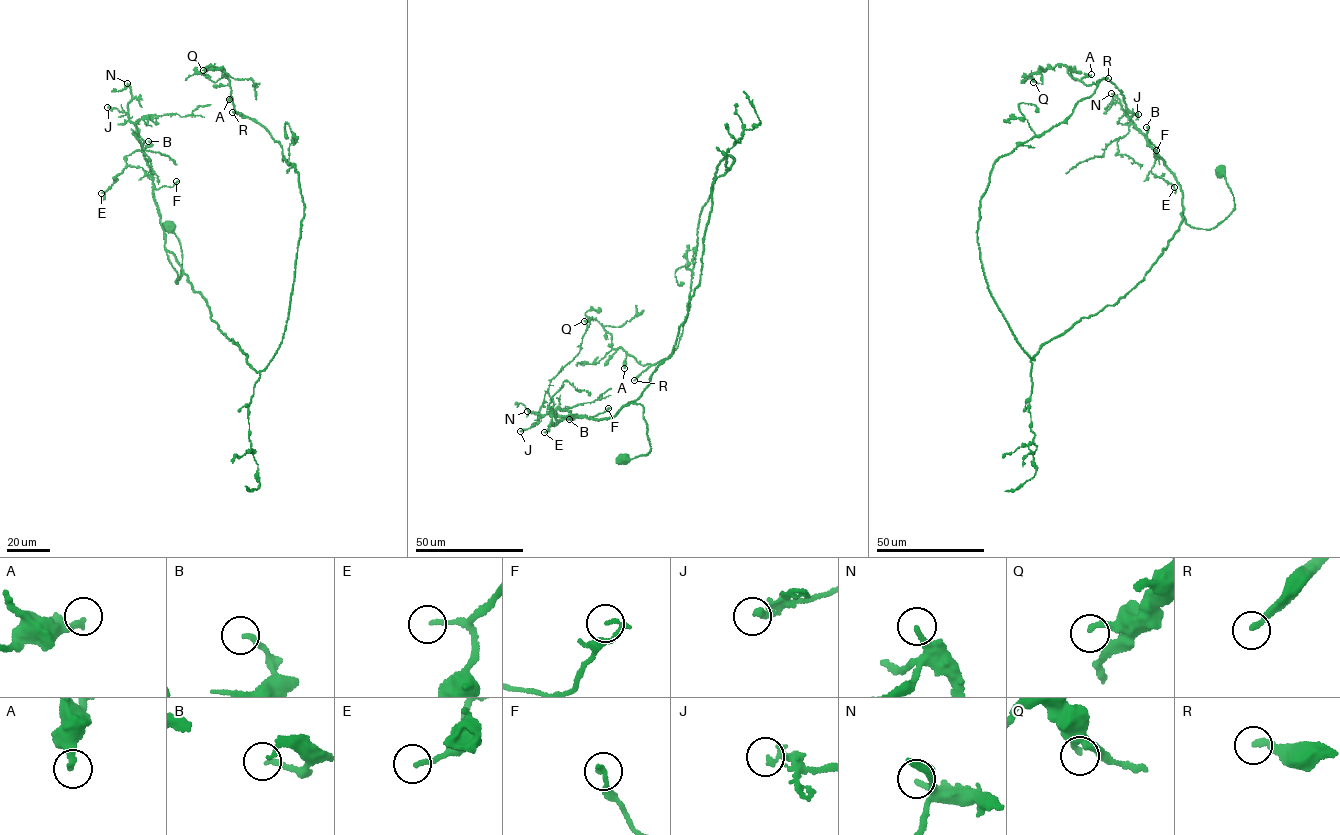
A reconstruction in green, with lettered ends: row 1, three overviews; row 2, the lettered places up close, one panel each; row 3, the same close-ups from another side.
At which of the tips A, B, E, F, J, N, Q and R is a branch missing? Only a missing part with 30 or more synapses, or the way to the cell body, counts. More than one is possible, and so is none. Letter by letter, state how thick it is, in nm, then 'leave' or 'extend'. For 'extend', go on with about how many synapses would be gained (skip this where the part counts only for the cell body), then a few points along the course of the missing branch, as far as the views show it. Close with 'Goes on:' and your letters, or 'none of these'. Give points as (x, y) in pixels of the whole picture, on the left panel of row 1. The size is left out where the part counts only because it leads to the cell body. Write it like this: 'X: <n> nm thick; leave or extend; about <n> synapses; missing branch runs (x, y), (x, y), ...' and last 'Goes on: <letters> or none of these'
A: 320 nm thick; leave
B: 190 nm thick; leave
E: 170 nm thick; leave
F: 150 nm thick; leave
J: 220 nm thick; leave
N: 200 nm thick; extend; about 35 synapses; missing branch runs (127, 83), (118, 79), (122, 72), (119, 66), (104, 64), (96, 58), (92, 65)
Q: 240 nm thick; leave
R: 240 nm thick; extend; about 150 synapses; missing branch runs (232, 112), (198, 113), (193, 102), (174, 95), (157, 95), (146, 79), (122, 68), (132, 67)
Goes on: N, R

